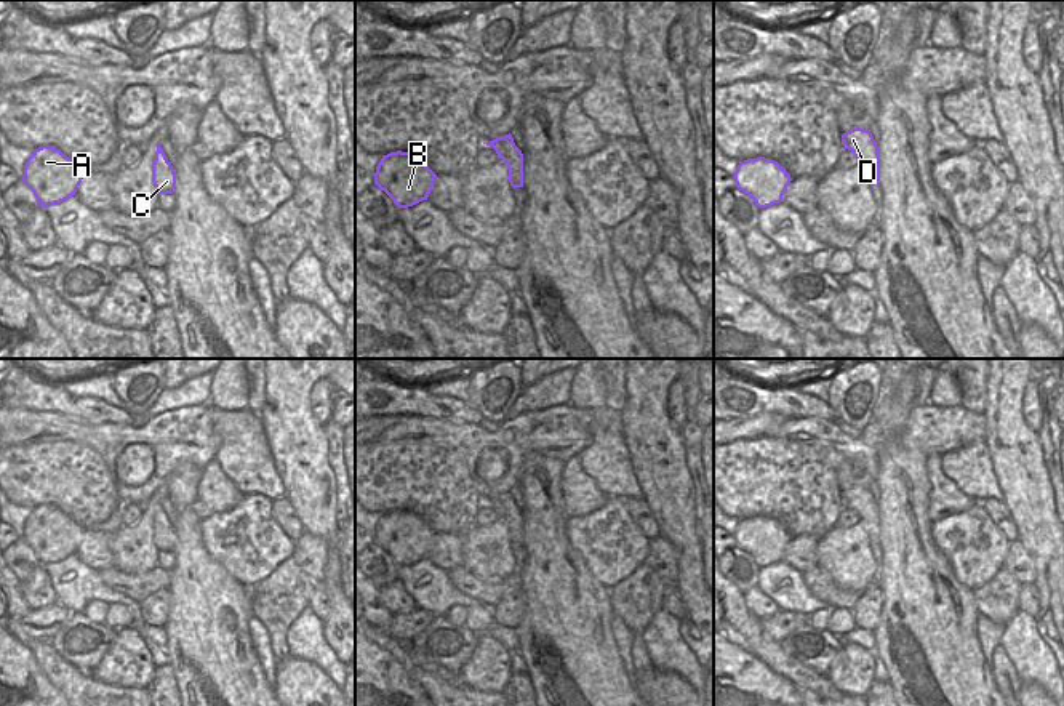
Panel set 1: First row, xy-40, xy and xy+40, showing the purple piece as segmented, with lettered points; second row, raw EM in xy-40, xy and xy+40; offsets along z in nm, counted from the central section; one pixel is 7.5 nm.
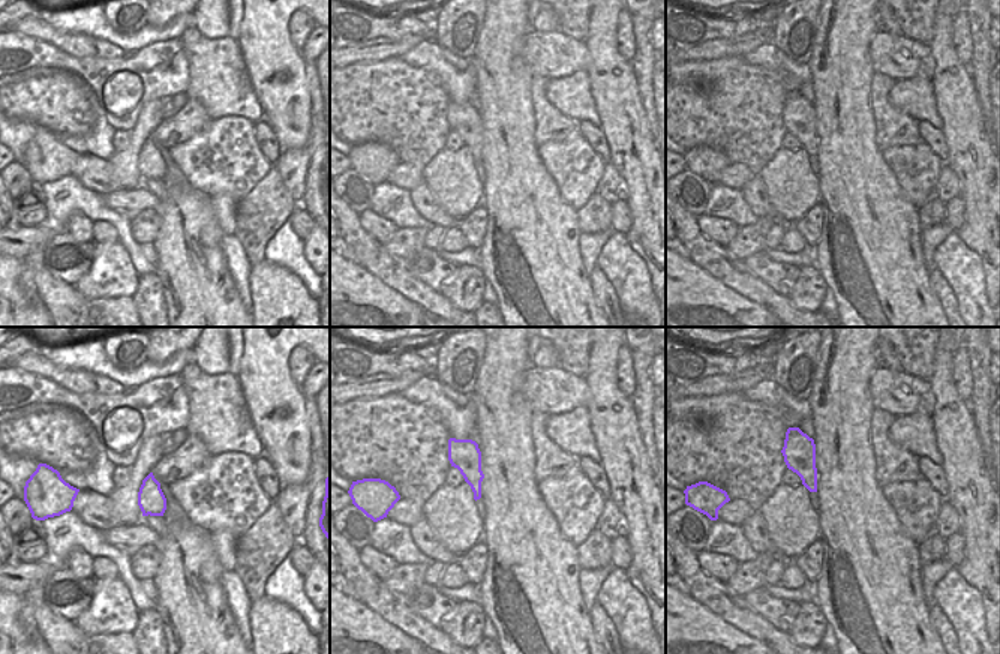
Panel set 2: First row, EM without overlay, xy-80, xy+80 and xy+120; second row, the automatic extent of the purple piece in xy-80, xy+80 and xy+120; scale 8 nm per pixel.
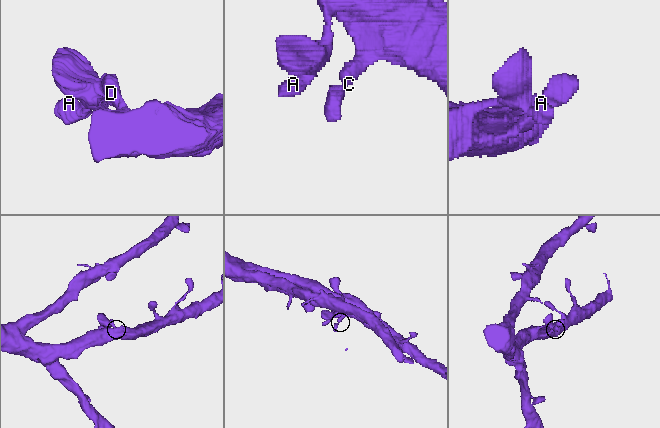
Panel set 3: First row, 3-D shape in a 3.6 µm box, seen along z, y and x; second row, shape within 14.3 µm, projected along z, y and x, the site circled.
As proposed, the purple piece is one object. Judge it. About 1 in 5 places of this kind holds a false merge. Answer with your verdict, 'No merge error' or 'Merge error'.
No merge error.

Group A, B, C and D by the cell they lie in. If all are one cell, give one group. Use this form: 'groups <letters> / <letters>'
groups A B C D

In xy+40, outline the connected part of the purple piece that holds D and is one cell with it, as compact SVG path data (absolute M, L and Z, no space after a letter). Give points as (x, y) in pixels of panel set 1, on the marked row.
M859 126L842 134L843 147L851 150L862 165L869 184L880 184L880 155L878 146L870 133L870 130L862 130Z

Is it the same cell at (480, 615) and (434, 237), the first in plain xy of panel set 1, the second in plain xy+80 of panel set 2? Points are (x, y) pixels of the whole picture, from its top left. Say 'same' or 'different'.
different

